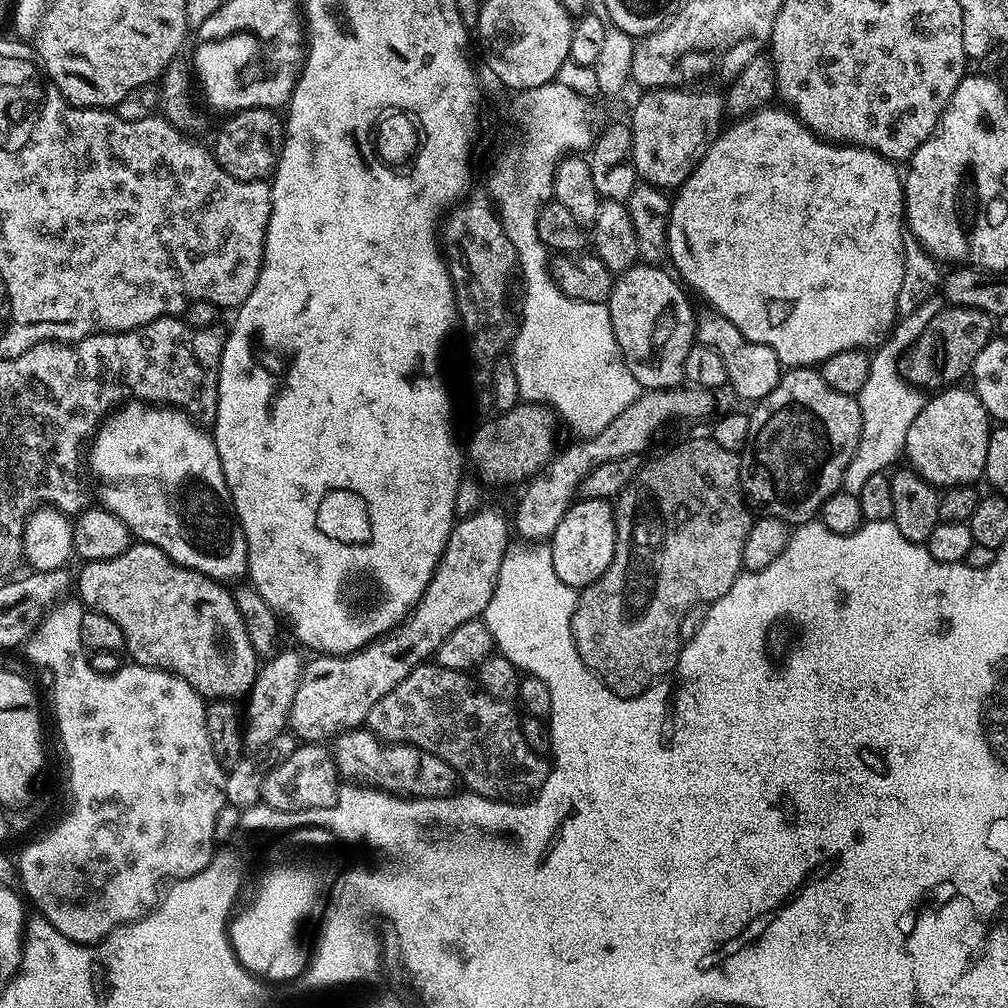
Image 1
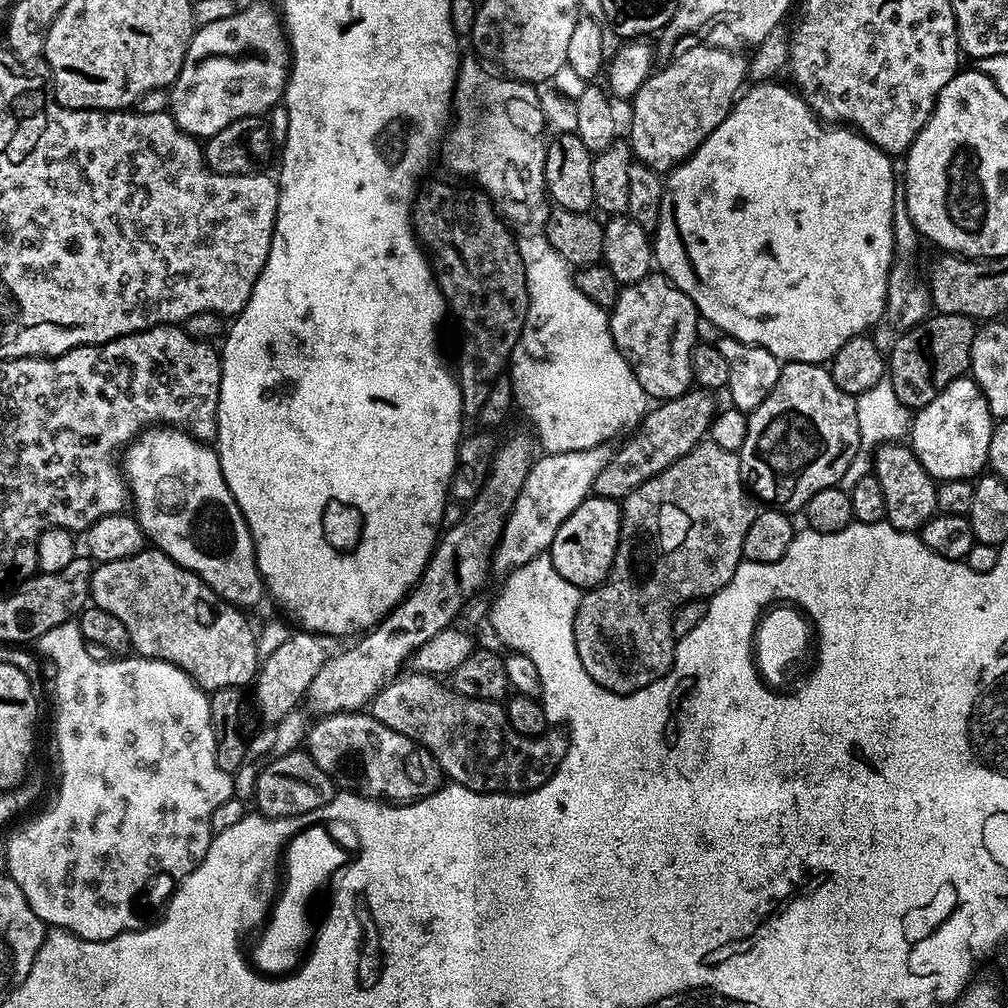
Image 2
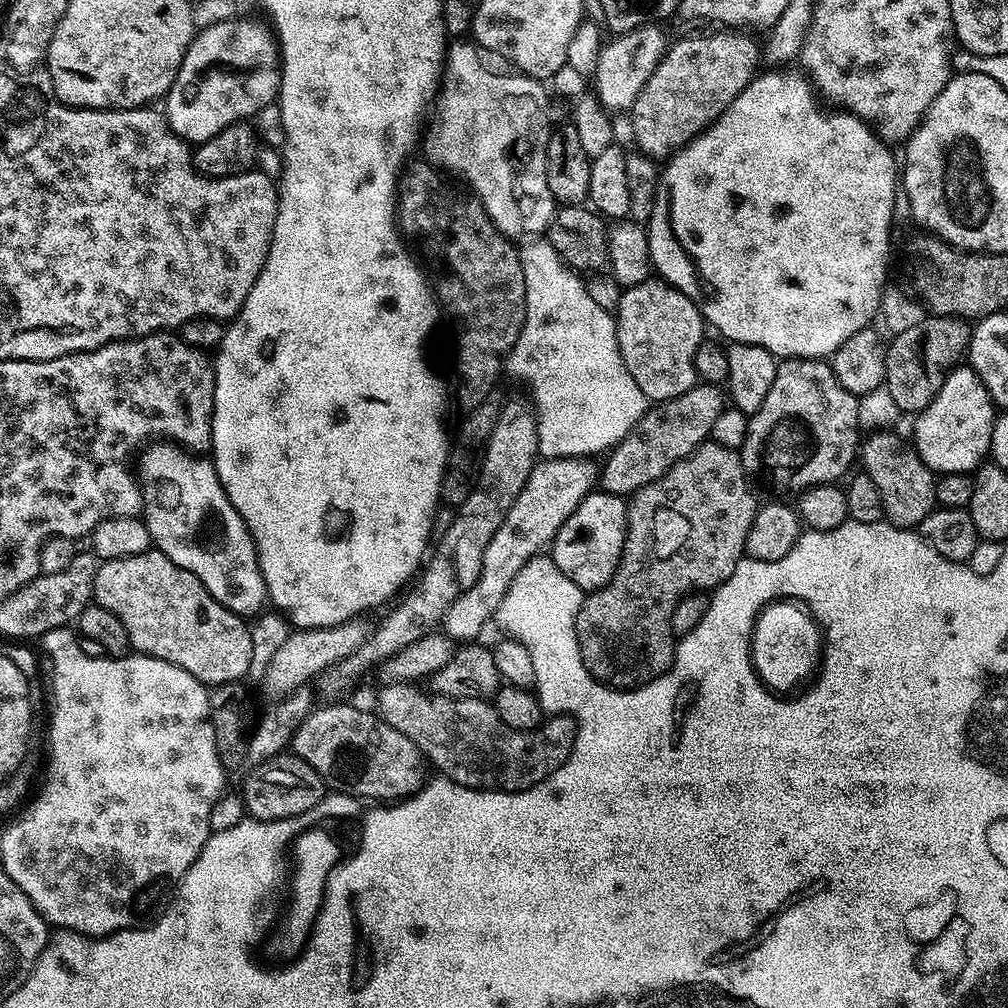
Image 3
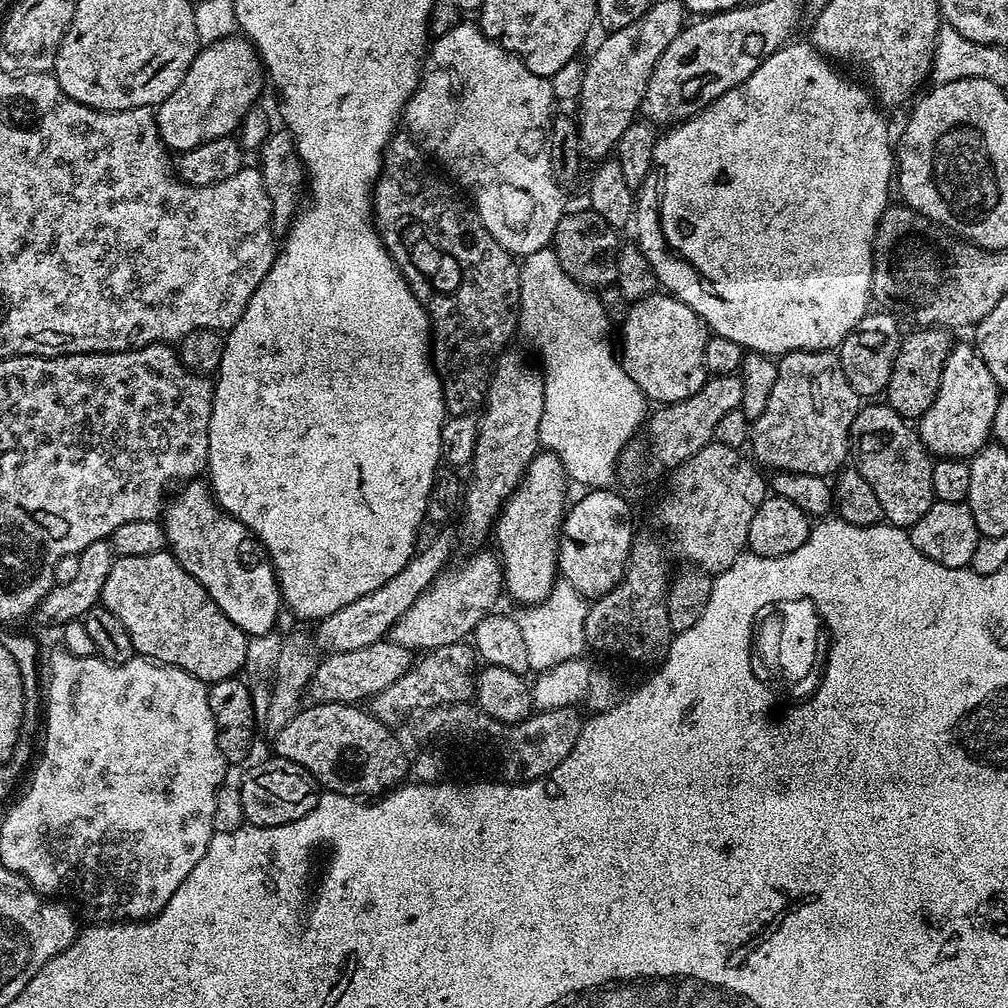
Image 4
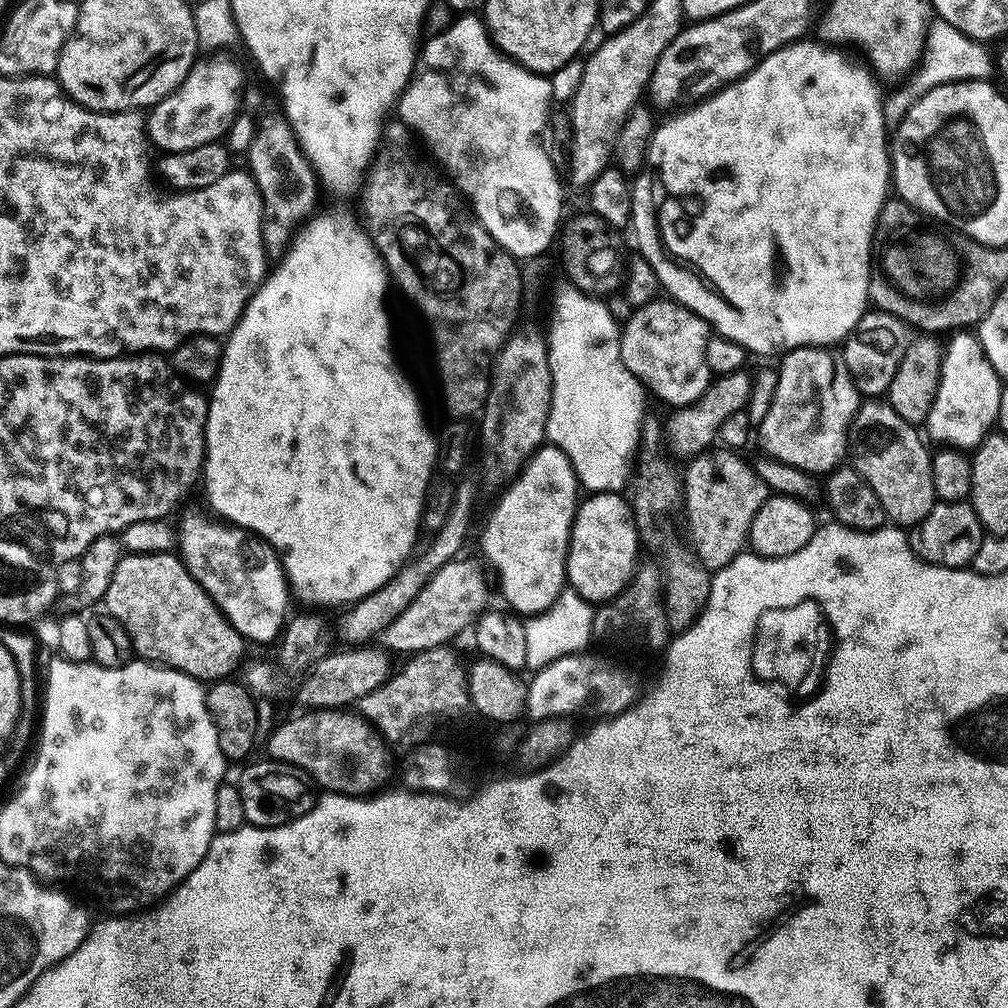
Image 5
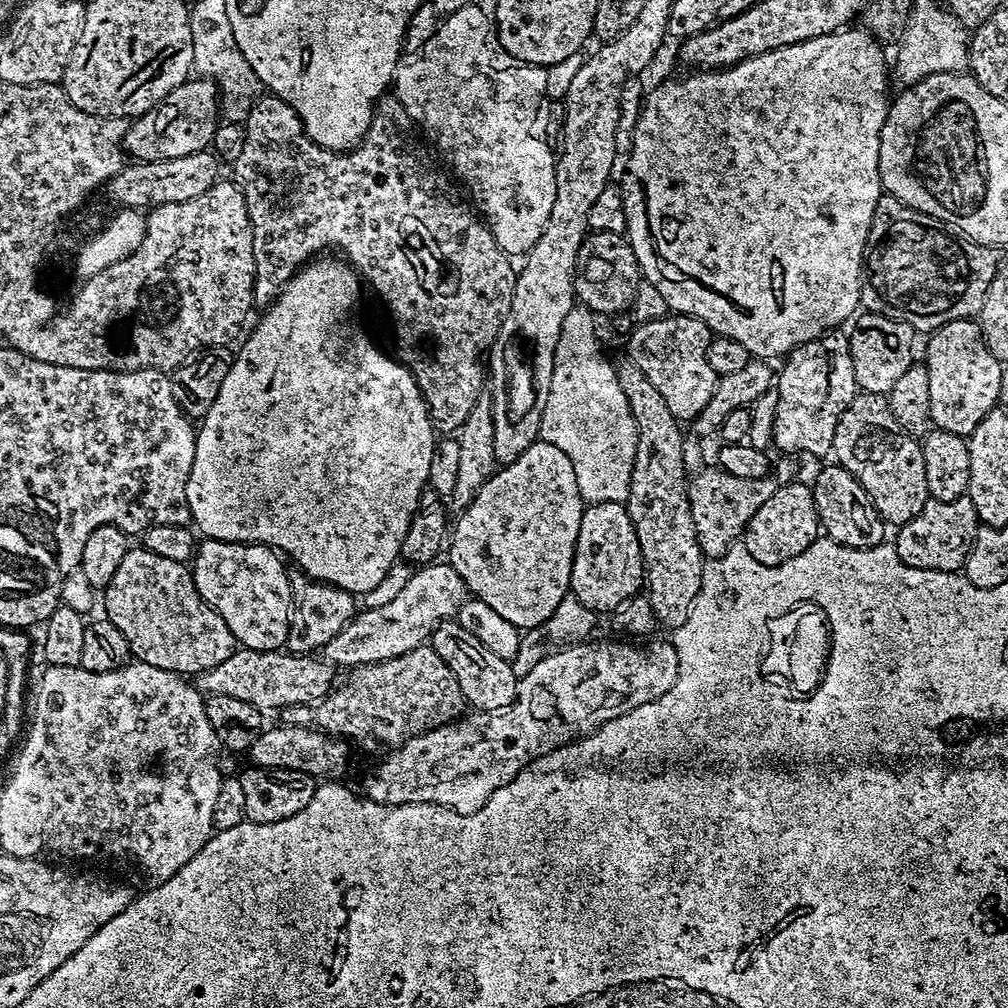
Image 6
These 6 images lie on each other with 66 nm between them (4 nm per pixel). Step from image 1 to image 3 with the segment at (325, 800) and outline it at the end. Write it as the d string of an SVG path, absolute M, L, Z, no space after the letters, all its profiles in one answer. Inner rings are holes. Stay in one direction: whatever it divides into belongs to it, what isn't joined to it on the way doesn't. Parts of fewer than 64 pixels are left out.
M281 754L255 765L242 787L245 813L254 820L285 820L306 814L326 795L323 778L295 754Z

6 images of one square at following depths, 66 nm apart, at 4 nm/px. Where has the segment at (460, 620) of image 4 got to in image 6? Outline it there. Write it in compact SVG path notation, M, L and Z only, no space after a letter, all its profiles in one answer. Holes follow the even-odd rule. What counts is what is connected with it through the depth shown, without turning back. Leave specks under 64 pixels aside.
M433 562L417 567L415 571L416 573L385 604L380 604L377 608L368 608L365 612L364 609L357 611L351 622L338 634L334 634L334 638L330 638L330 642L324 645L323 659L342 670L361 668L363 664L381 664L390 658L421 647L439 624L444 620L453 619L470 596L468 587L462 582L458 570L454 570L447 562Z

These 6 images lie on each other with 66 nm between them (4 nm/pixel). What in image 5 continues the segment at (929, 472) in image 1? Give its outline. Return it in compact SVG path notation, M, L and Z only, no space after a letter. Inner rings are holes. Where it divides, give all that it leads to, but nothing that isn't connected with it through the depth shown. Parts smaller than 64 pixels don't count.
M956 330L948 338L948 344L946 340L942 348L940 385L934 406L930 406L926 436L929 441L937 440L935 443L940 446L975 450L996 424L1002 381L982 350L979 335Z

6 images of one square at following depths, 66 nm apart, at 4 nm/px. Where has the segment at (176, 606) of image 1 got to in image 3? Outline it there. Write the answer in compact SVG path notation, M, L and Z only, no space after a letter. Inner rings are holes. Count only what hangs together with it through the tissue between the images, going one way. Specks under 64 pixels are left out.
M149 550L117 560L105 560L96 569L94 590L95 603L106 606L126 626L128 643L137 653L152 656L155 660L165 660L198 678L206 686L215 686L243 681L248 674L251 656L251 627L245 617L231 612L209 594L206 586L190 570L182 570L166 554Z

